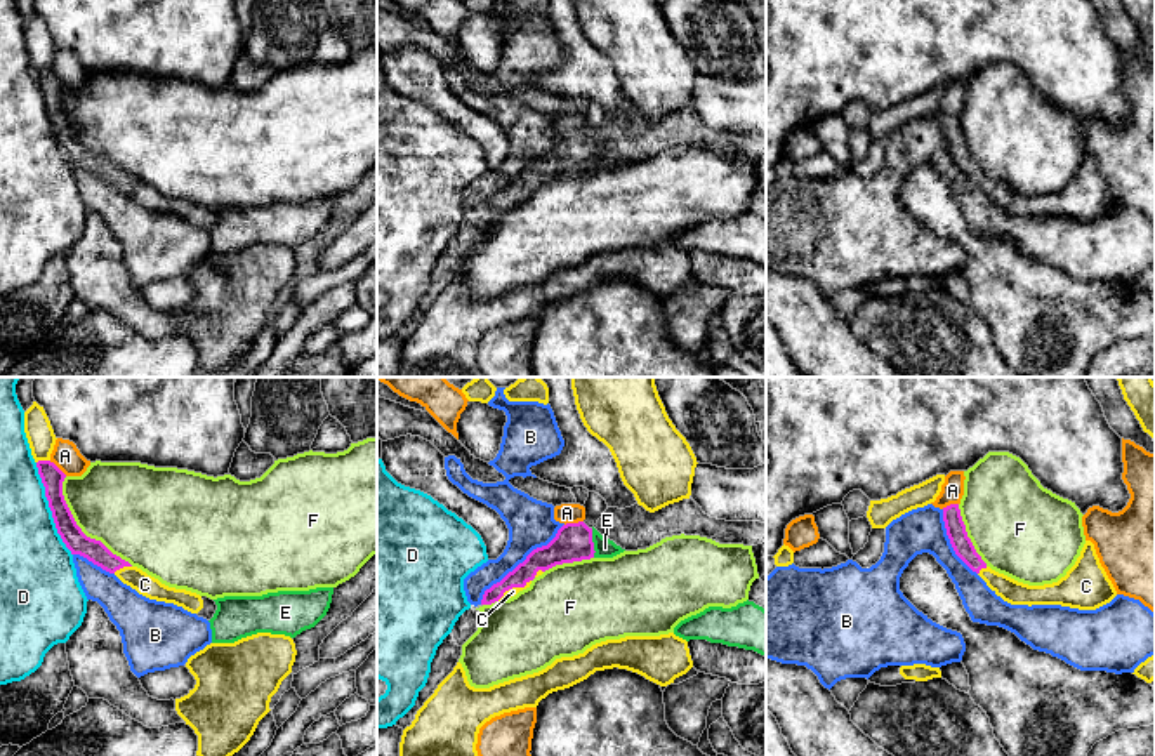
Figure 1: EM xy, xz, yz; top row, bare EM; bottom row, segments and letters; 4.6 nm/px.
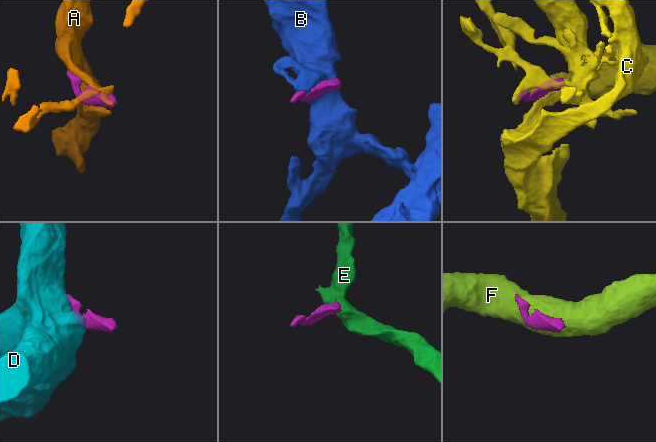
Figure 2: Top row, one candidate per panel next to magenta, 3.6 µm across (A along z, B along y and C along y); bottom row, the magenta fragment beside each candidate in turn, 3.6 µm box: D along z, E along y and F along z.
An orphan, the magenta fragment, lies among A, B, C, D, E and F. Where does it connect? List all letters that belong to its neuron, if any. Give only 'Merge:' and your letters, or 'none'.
Merge: C

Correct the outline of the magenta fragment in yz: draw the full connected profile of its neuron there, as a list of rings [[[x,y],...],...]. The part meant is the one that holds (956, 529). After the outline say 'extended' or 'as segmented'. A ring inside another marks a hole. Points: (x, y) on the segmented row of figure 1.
[[[959,504],[943,507],[943,521],[955,554],[1011,605],[1061,605],[1096,610],[1117,596],[1091,540],[1086,540],[1075,565],[1058,582],[1028,586],[992,570],[981,560],[967,537]]]; extended

